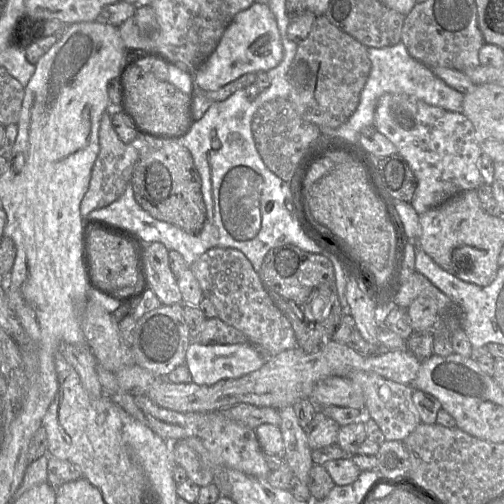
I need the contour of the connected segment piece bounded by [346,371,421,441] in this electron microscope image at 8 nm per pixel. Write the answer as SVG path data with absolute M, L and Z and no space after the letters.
M356 371L349 375L351 381L362 389L365 398L364 414L372 418L387 441L403 441L421 423L419 413L412 401L411 385L400 384L374 372Z

